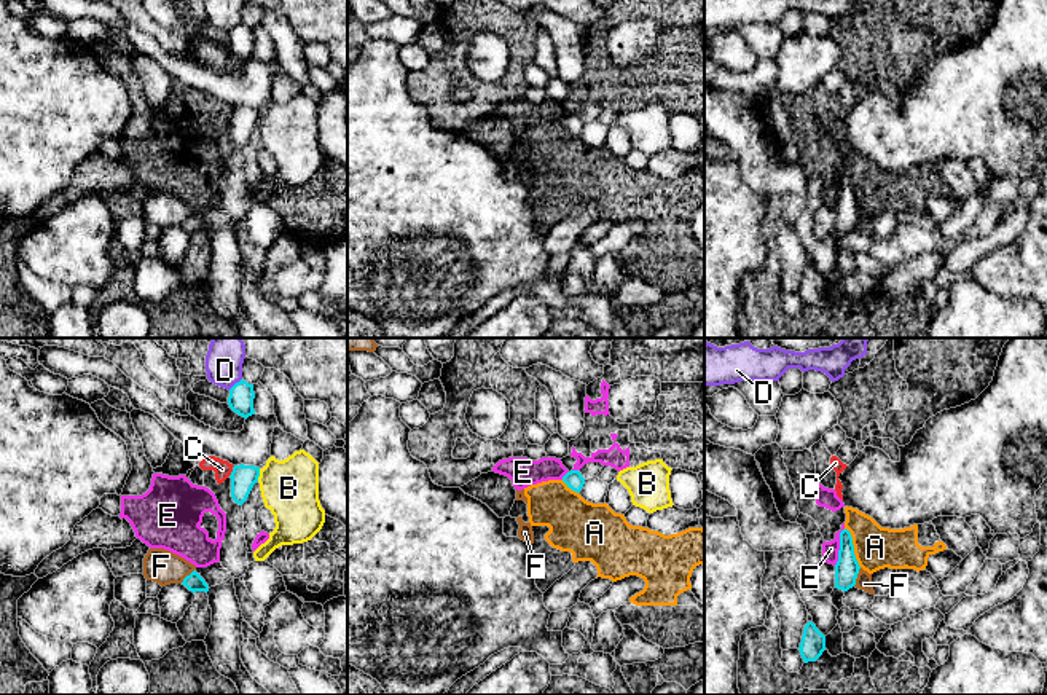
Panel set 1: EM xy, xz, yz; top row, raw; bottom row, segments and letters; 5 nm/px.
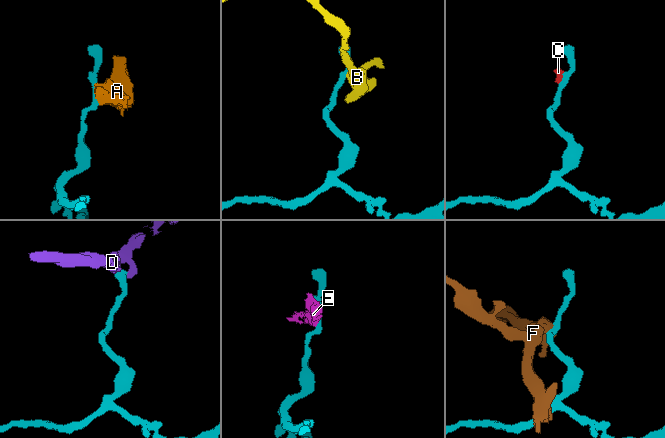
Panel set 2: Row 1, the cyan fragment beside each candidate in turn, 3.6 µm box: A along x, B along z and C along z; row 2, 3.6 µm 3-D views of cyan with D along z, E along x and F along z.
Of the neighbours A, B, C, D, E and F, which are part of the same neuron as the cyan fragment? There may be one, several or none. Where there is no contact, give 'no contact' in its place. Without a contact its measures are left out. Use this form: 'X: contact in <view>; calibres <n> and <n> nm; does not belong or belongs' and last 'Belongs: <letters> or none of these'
A: contact in yz; calibres 120 and 220 nm; does not belong
B: contact in xy; calibres 130 and 280 nm; does not belong
C: contact in xy; calibres 130 and 90 nm; does not belong
D: contact in xy; calibres 130 and 160 nm; does not belong
E: contact in yz; calibres 120 and 80 nm; does not belong
F: contact in yz; calibres 120 and 80 nm; does not belong
Belongs: none of these

